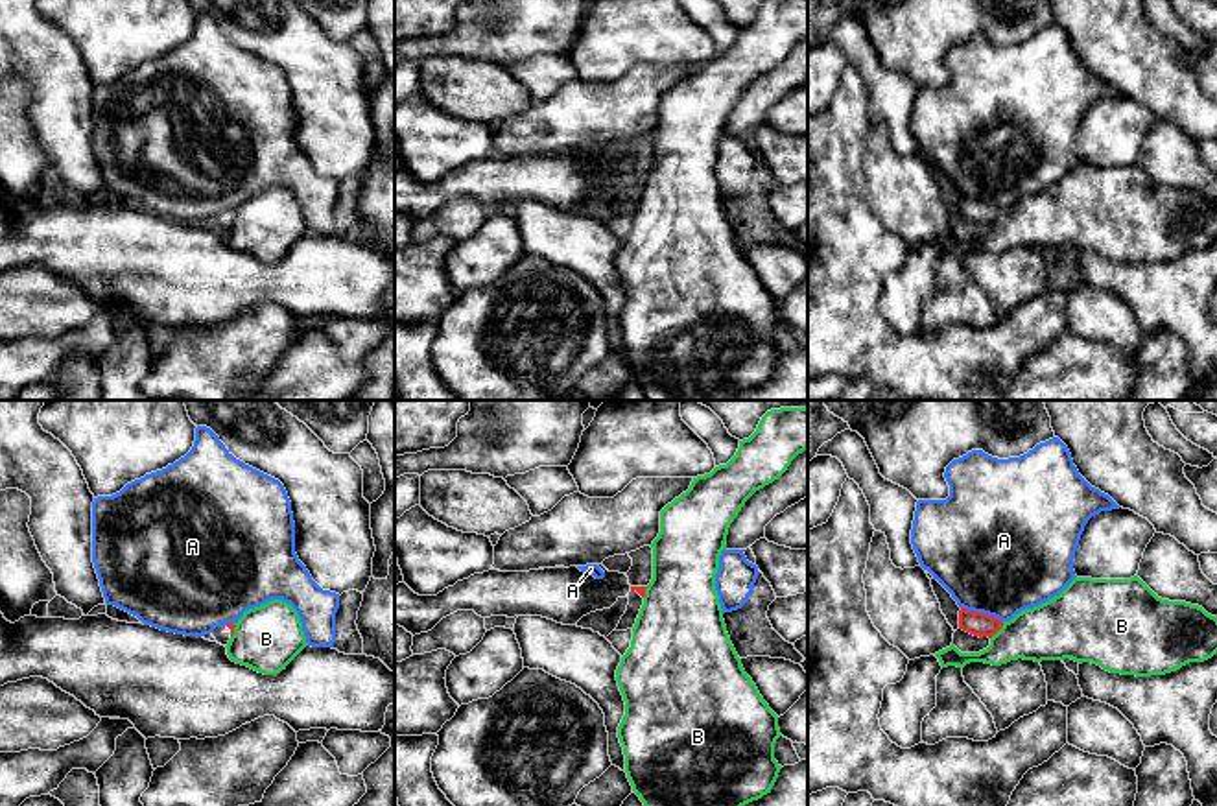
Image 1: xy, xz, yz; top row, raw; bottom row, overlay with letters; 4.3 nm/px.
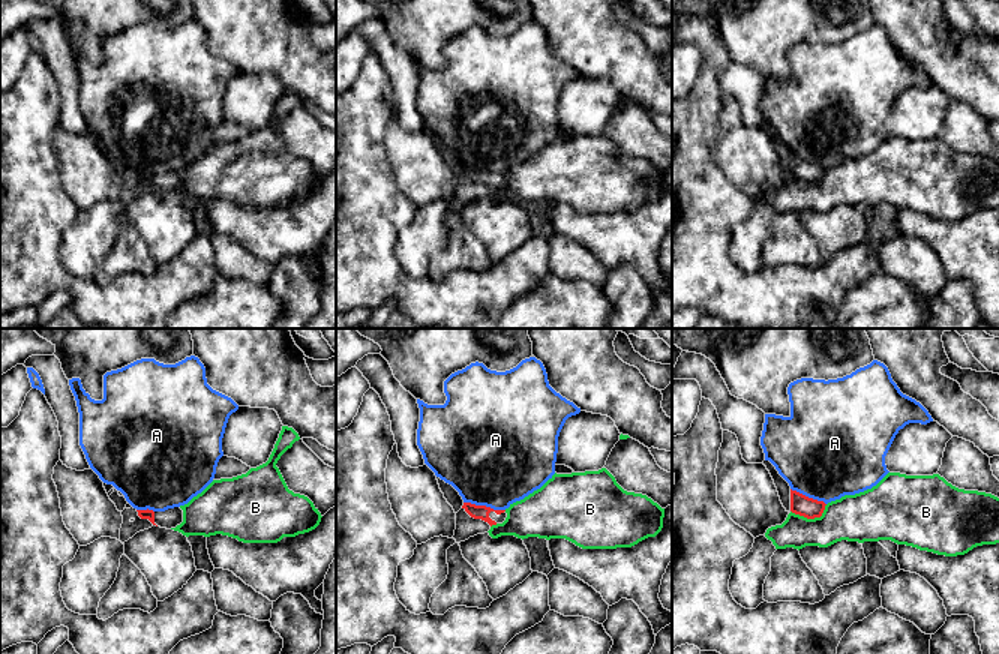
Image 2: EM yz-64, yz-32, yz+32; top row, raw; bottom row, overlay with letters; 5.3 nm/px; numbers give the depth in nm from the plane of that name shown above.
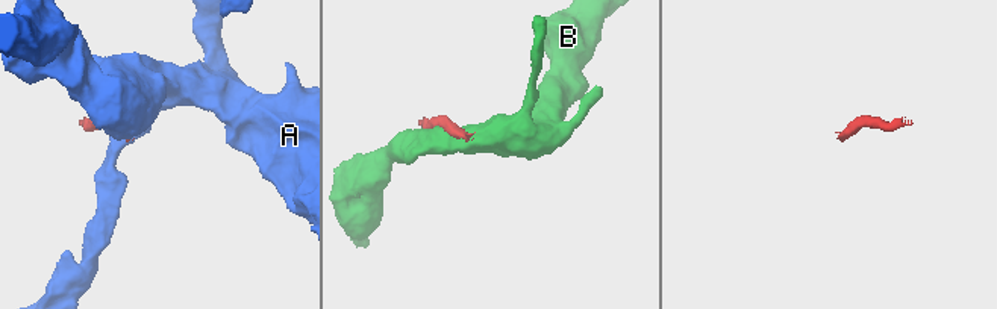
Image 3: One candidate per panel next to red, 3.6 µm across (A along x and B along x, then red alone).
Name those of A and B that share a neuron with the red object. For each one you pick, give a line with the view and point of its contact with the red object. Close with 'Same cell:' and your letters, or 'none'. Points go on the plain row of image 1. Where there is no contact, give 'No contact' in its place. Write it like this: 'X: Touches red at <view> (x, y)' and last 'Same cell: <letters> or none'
Same cell: none

